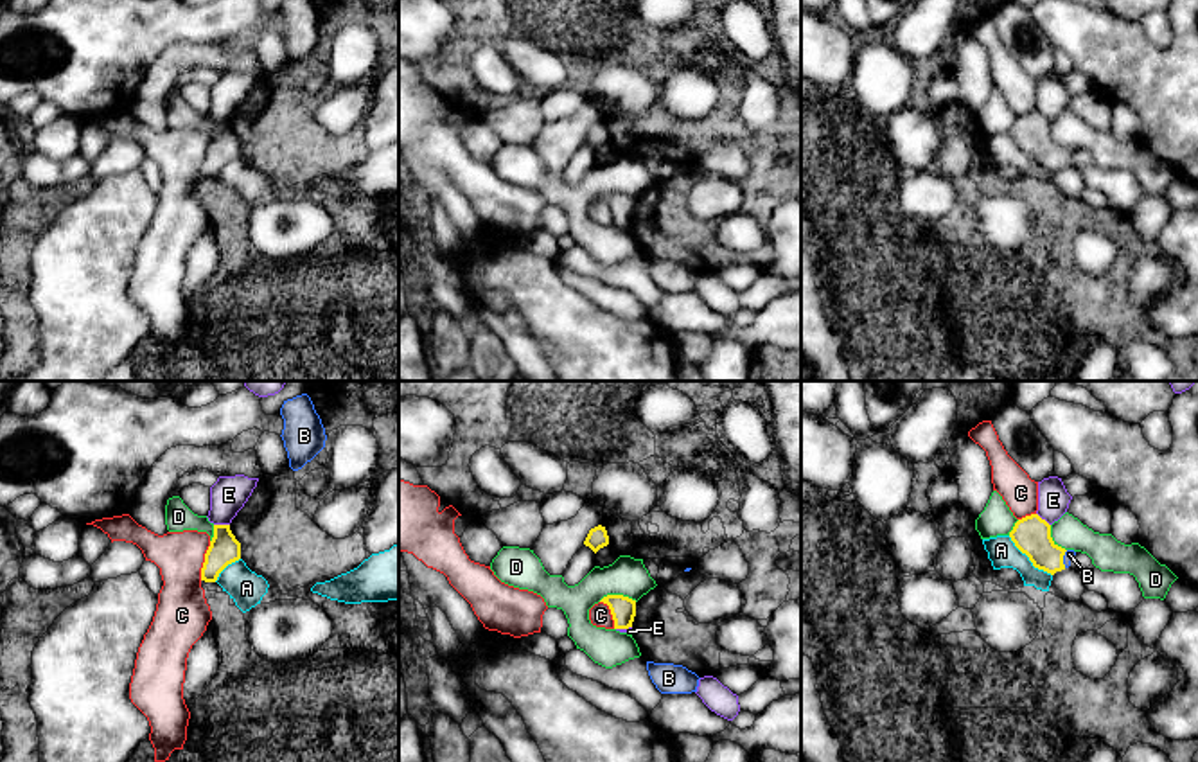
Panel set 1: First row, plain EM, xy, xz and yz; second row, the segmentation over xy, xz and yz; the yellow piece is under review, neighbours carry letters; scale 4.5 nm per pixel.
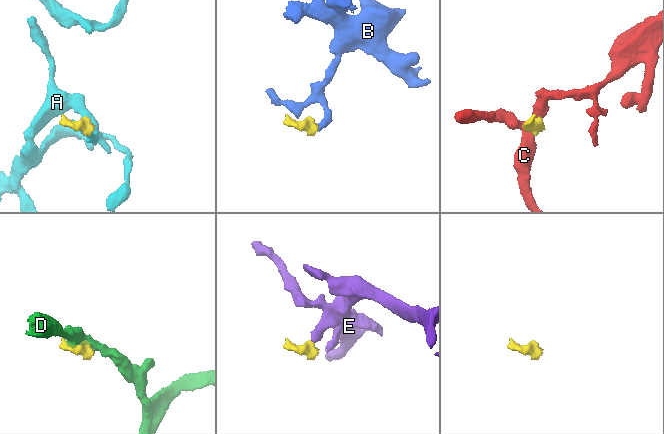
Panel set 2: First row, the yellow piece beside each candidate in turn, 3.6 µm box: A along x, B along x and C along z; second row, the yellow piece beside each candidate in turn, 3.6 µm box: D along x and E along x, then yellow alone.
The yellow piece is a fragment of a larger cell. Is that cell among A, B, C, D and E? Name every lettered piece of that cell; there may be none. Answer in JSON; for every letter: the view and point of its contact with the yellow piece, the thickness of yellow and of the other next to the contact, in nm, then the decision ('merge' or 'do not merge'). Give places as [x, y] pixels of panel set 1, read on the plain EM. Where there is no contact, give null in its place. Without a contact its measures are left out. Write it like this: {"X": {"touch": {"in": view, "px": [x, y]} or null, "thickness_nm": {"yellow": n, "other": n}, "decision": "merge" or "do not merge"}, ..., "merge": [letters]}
{"A": {"touch": {"in": "yz", "px": [1030, 157]}, "thickness_nm": {"yellow": 170, "other": 130}, "decision": "do not merge"}, "B": {"touch": {"in": "yz", "px": [1062, 157]}, "thickness_nm": {"yellow": 170, "other": 50}, "decision": "merge"}, "C": {"touch": {"in": "xy", "px": [205, 159]}, "thickness_nm": {"yellow": 140, "other": 240}, "decision": "do not merge"}, "D": {"touch": {"in": "xz", "px": [618, 193]}, "thickness_nm": {"yellow": 110, "other": 170}, "decision": "do not merge"}, "E": {"touch": {"in": "xy", "px": [221, 123]}, "thickness_nm": {"yellow": 140, "other": 160}, "decision": "do not merge"}, "merge": ["B"]}

